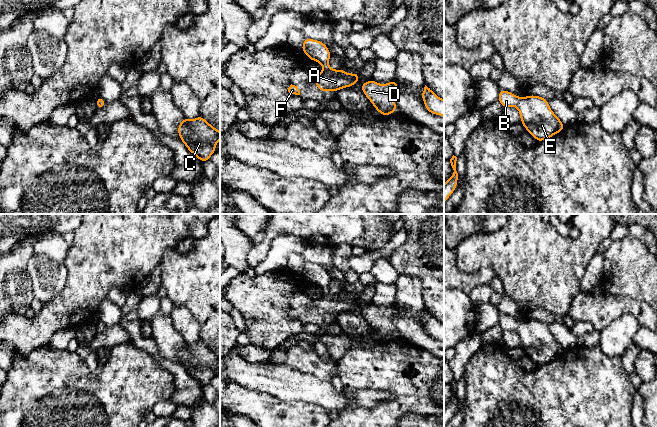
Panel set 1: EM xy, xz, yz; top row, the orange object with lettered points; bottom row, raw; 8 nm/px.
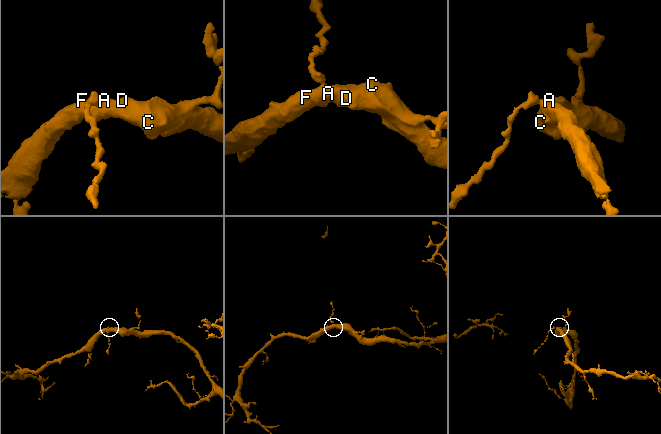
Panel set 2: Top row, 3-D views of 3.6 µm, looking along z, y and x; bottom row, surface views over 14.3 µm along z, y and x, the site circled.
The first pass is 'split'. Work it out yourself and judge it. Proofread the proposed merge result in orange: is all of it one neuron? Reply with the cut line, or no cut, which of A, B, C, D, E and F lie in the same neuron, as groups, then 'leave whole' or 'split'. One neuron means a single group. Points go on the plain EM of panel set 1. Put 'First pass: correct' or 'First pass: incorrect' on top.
First pass: incorrect
cut none; groups A B C D E F; leave whole

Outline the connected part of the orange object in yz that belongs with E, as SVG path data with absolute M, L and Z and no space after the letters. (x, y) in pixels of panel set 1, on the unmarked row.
M500 313L497 324L503 332L517 331L522 349L538 366L562 356L565 352L543 321L536 319L518 321L512 316Z

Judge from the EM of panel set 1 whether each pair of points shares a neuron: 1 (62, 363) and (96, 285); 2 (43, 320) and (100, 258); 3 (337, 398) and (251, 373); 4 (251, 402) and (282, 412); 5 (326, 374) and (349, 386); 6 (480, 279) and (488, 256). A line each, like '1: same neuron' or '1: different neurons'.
1: different neurons
2: same neuron
3: same neuron
4: same neuron
5: different neurons
6: different neurons

